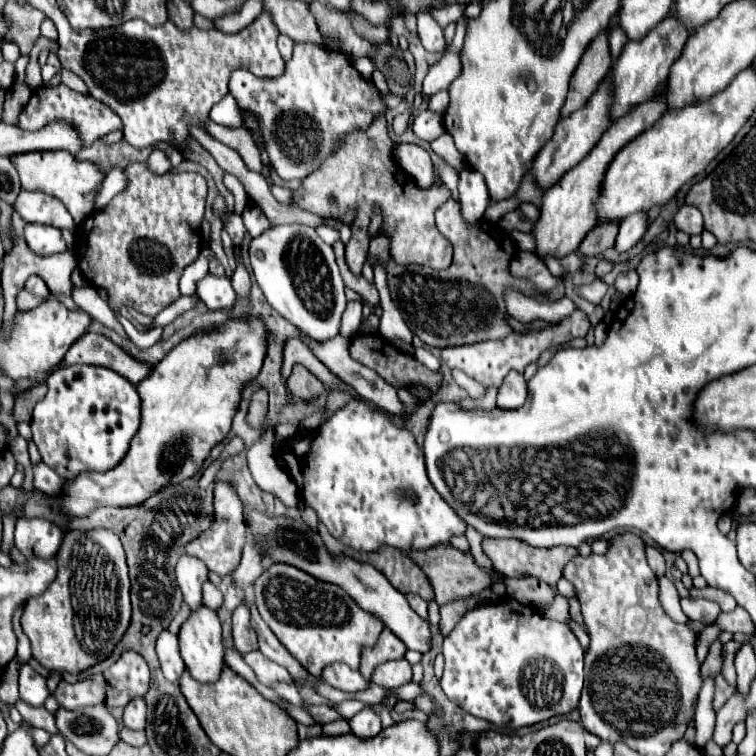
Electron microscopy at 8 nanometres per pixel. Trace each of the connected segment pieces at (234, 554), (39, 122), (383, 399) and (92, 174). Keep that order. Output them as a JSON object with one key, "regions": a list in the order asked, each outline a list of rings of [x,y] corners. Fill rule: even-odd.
{"regions":[[[[217,482],[215,484],[215,520],[207,532],[203,532],[197,540],[189,542],[185,546],[185,552],[189,556],[197,556],[199,560],[205,562],[205,566],[211,572],[217,574],[229,574],[239,566],[241,560],[241,550],[245,544],[245,508],[243,502],[239,500],[237,492],[229,482]]],[[[59,84],[55,88],[45,88],[45,86],[37,88],[33,92],[29,104],[25,106],[25,110],[19,114],[19,128],[27,130],[27,132],[37,132],[37,128],[45,128],[45,124],[51,124],[51,122],[57,122],[57,120],[65,120],[67,124],[75,124],[85,148],[91,146],[93,142],[97,142],[107,132],[123,128],[121,118],[111,108],[107,108],[99,100],[93,100],[91,96],[77,94],[63,84]]],[[[335,336],[333,340],[327,340],[327,342],[323,342],[323,344],[315,344],[315,342],[311,342],[311,348],[313,348],[313,354],[335,374],[335,376],[339,376],[345,384],[349,384],[363,400],[367,400],[367,402],[373,402],[375,406],[379,406],[381,410],[385,410],[385,412],[389,412],[389,414],[393,414],[393,416],[399,416],[399,418],[407,418],[407,414],[405,414],[405,406],[403,406],[403,402],[397,398],[397,390],[391,386],[391,384],[387,384],[385,380],[381,380],[381,376],[377,374],[377,372],[373,372],[373,370],[369,370],[369,368],[365,368],[363,364],[359,364],[359,362],[355,362],[351,356],[349,356],[349,338],[343,338],[343,336]]],[[[61,150],[17,154],[13,156],[13,162],[19,170],[23,190],[41,190],[61,200],[78,225],[94,212],[95,198],[101,190],[101,180],[105,178],[105,170],[99,164],[91,160],[77,160],[73,154]]]]}

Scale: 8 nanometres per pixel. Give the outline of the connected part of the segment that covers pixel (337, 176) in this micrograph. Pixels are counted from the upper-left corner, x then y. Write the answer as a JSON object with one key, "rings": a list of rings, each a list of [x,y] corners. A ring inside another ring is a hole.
{"rings":[[[385,114],[377,116],[373,124],[365,130],[349,132],[345,140],[341,140],[341,148],[329,156],[321,168],[311,172],[301,186],[293,192],[293,204],[301,210],[323,214],[323,216],[339,216],[349,206],[357,206],[357,230],[351,230],[353,236],[345,246],[347,264],[353,274],[361,274],[365,254],[367,254],[367,226],[371,220],[371,206],[379,204],[383,208],[383,232],[391,236],[391,256],[397,264],[421,264],[437,270],[449,268],[453,248],[449,240],[435,226],[435,210],[447,202],[449,190],[439,184],[429,190],[417,188],[413,178],[397,166],[391,156],[393,140],[387,134]]]}

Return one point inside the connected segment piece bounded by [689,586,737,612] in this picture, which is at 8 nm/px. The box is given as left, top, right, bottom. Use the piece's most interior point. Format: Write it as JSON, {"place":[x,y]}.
{"place":[724,599]}

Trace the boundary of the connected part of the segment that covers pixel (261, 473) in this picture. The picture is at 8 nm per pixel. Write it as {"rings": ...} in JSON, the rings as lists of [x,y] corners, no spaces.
{"rings":[[[267,428],[261,432],[259,440],[247,450],[247,466],[255,480],[255,484],[263,490],[279,498],[287,508],[299,506],[299,492],[293,480],[285,470],[281,470],[273,456],[275,428]]]}

